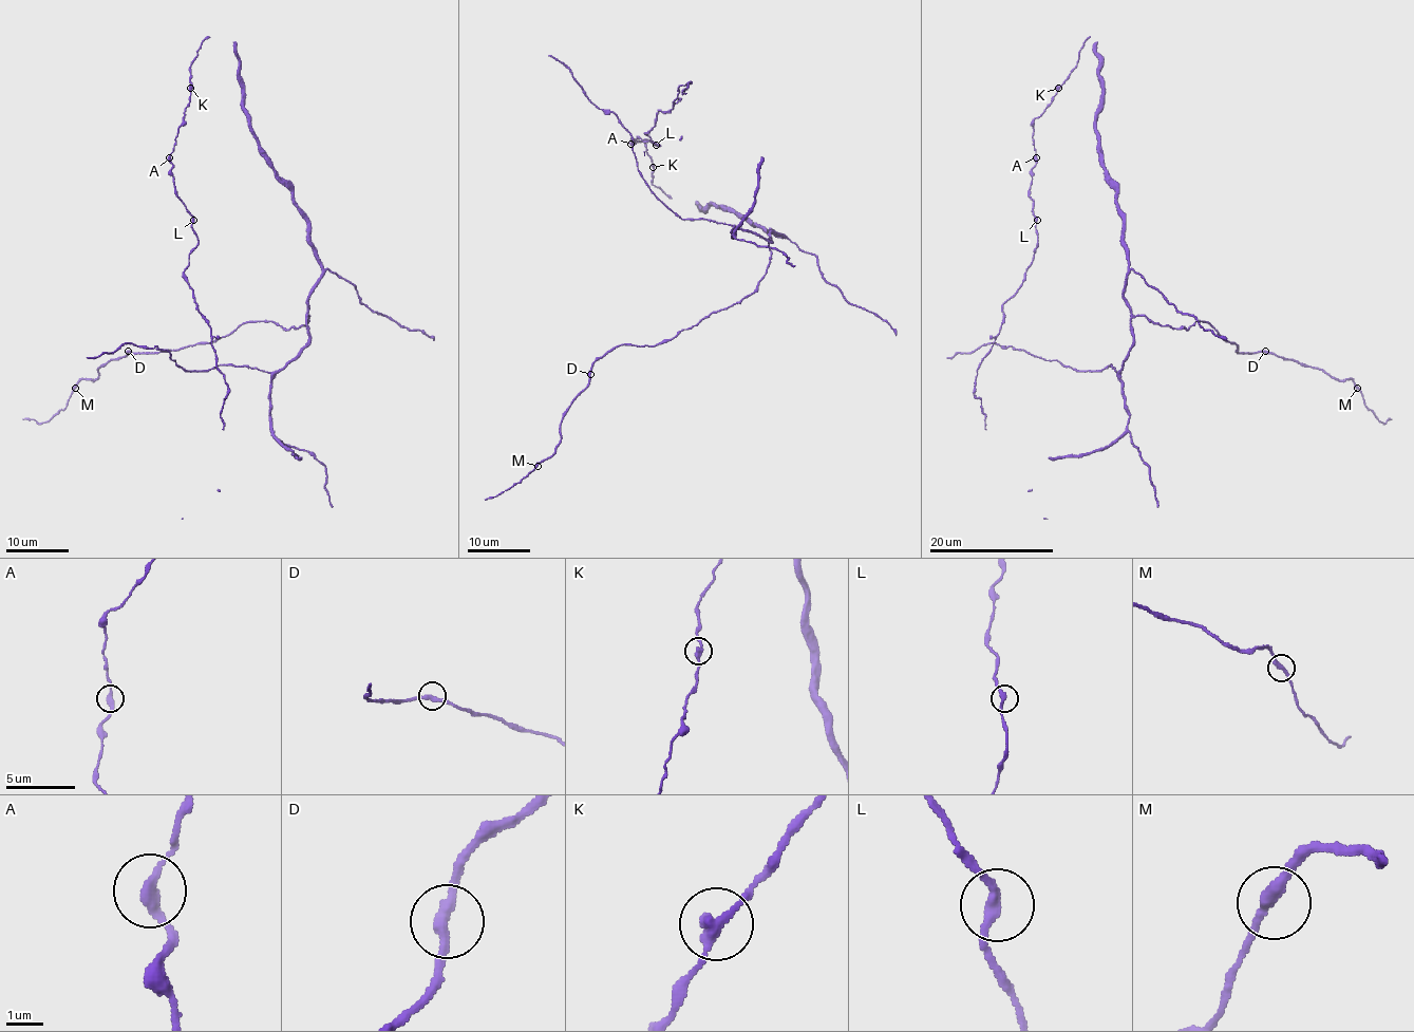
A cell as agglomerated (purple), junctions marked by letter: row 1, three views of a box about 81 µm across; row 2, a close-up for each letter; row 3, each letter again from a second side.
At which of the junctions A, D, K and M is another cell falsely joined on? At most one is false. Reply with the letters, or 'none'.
A

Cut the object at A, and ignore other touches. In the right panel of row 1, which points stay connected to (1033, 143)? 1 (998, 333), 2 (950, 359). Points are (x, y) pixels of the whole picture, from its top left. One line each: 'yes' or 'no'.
1: no
2: yes

